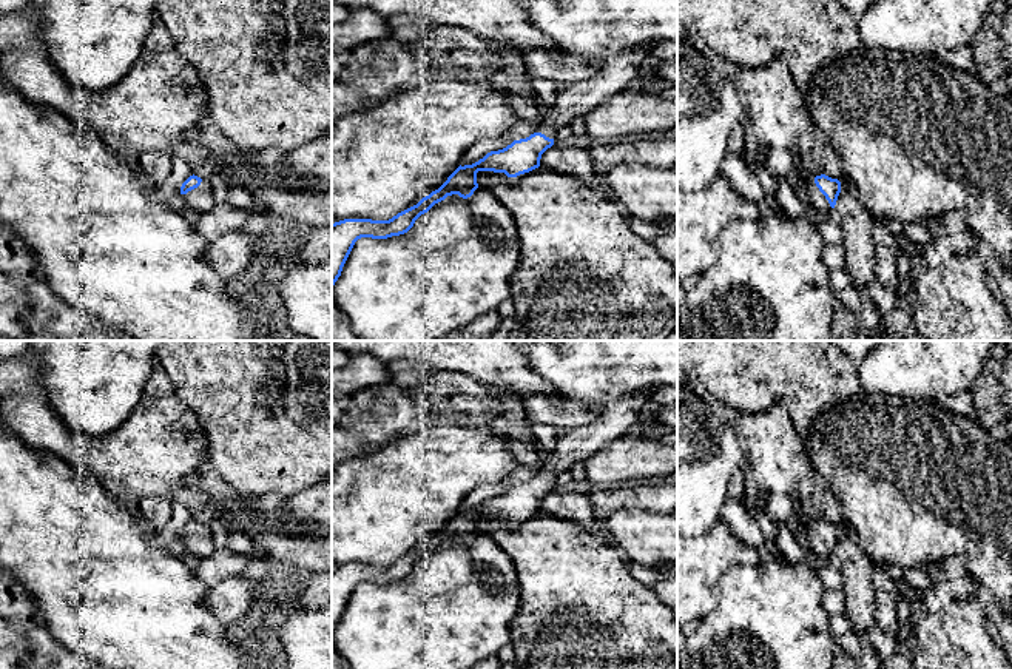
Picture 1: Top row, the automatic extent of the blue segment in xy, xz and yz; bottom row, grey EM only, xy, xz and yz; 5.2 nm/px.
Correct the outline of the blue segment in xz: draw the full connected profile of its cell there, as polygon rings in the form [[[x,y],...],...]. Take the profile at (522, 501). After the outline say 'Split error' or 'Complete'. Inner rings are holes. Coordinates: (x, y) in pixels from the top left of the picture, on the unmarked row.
[[[654,388],[632,392],[617,399],[599,412],[597,419],[591,424],[558,429],[555,447],[543,455],[543,466],[534,479],[514,486],[503,495],[491,496],[472,510],[460,510],[438,535],[392,564],[344,564],[332,569],[332,632],[341,621],[342,612],[358,584],[387,584],[404,580],[421,560],[447,541],[471,543],[478,533],[478,516],[504,518],[508,523],[517,523],[538,513],[541,499],[554,490],[558,473],[571,470],[574,464],[585,462],[616,439],[634,432],[639,424],[639,413],[646,402],[646,395]]]. Split error

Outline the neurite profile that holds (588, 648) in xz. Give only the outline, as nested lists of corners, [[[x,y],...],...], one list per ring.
[[[541,512],[517,523],[478,516],[477,529],[515,566],[521,603],[509,634],[517,669],[676,669],[677,620],[629,573],[614,544],[582,524]]]

